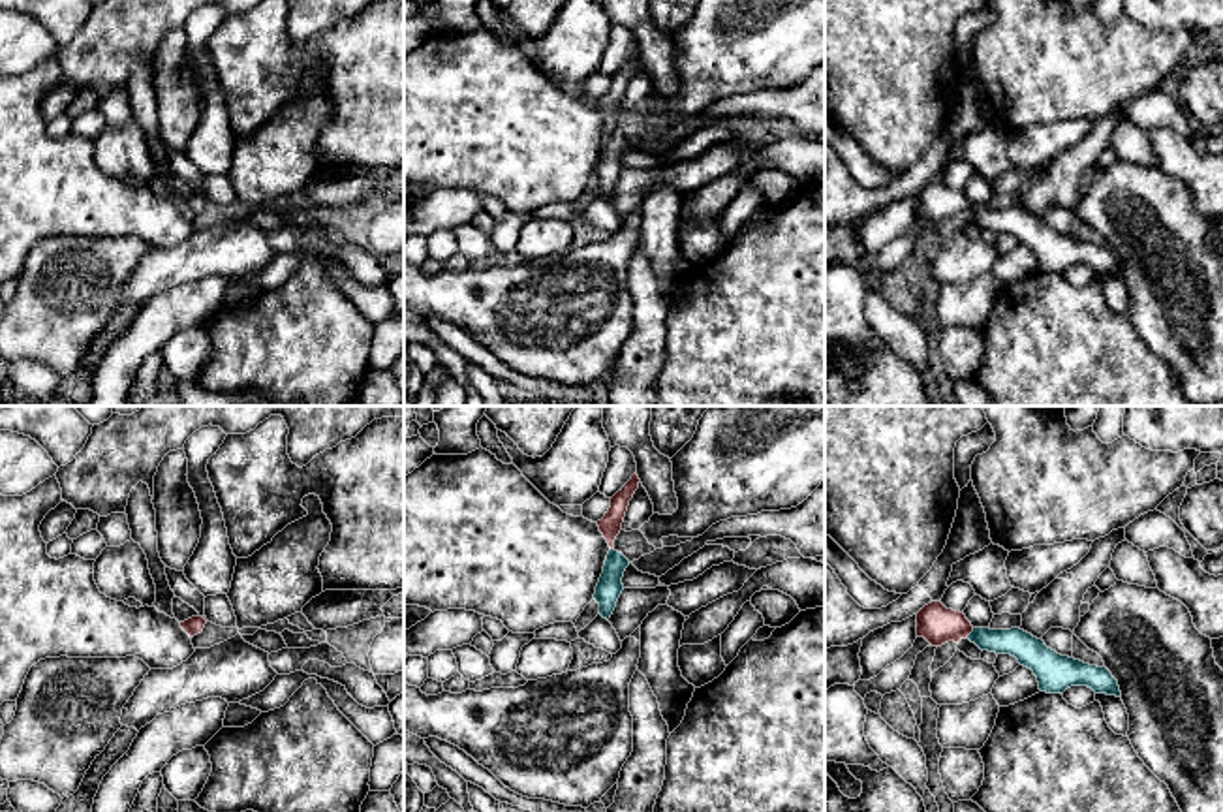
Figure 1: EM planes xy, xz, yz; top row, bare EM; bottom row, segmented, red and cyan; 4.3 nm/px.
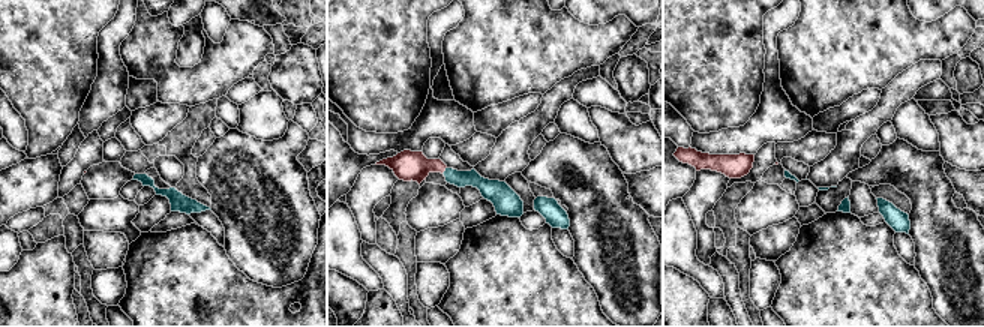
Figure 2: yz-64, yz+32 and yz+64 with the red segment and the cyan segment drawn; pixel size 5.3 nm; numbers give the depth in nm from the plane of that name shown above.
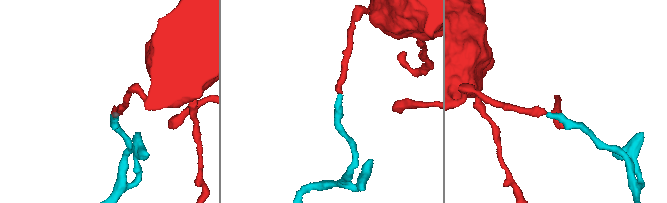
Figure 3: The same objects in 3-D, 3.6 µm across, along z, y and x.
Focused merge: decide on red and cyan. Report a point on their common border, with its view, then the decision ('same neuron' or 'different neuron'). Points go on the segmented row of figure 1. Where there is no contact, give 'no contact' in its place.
contact yz (970, 632); same neuron

